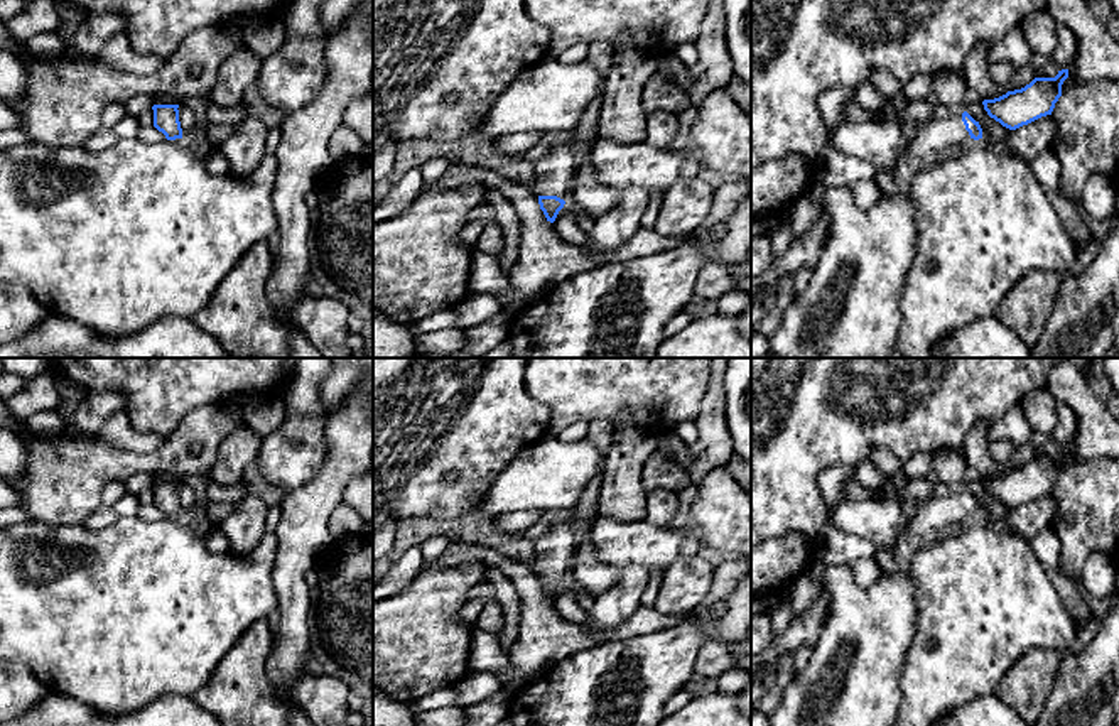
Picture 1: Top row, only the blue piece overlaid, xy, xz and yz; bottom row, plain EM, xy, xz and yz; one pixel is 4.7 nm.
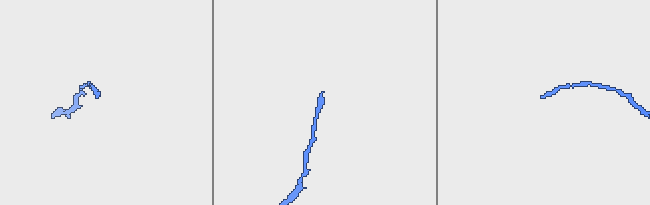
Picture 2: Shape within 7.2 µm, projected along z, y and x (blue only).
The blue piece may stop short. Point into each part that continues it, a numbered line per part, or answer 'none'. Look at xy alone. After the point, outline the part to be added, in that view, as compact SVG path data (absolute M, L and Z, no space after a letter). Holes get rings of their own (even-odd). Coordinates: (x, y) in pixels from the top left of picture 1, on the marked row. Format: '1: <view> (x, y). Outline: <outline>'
none

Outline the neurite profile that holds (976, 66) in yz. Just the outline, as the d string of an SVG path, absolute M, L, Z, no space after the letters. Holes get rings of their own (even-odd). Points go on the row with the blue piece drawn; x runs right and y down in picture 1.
M981 44L974 47L964 61L965 81L982 100L994 100L1008 91L1021 89L1036 78L1038 69L1033 64L1024 64L1014 68L1009 79L999 84L989 76L987 54L989 47Z

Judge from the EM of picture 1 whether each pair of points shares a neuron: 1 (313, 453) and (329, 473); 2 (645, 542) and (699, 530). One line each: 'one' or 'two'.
1: two
2: one

